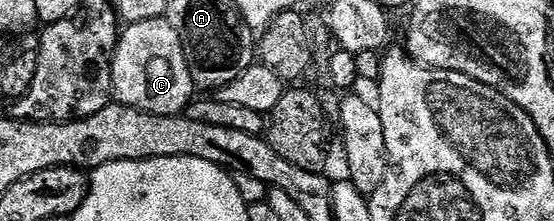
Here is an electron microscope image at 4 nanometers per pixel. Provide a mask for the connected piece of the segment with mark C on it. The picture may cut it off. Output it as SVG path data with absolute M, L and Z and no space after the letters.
M167 17L129 23L121 30L112 54L112 93L115 102L155 115L179 115L194 98L186 53Z

